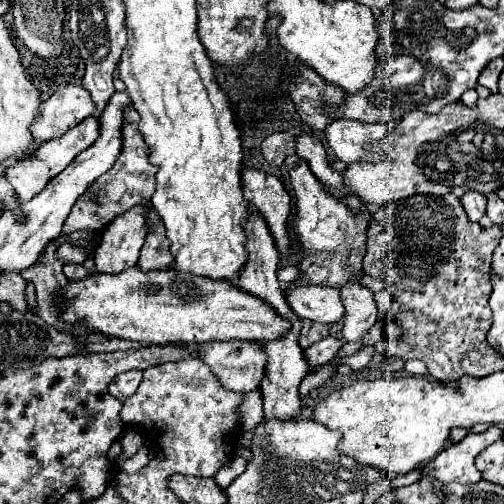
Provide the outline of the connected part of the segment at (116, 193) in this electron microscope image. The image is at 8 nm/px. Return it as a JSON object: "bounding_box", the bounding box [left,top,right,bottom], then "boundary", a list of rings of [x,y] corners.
{"bounding_box":[64,106,156,236],"boundary":[[[130,106],[124,110],[124,124],[122,124],[122,152],[120,158],[116,160],[116,164],[110,168],[108,174],[100,176],[100,180],[96,180],[96,184],[92,184],[92,192],[96,192],[98,200],[88,200],[88,194],[80,196],[80,200],[76,200],[72,206],[72,212],[66,218],[64,224],[64,236],[68,232],[76,232],[76,230],[86,230],[92,228],[94,232],[104,230],[106,224],[116,218],[118,214],[122,214],[124,210],[130,210],[136,204],[146,204],[150,202],[150,196],[154,194],[156,182],[154,182],[154,174],[156,174],[156,166],[152,166],[148,162],[148,146],[144,144],[144,138],[140,136],[138,130],[138,122],[140,116],[138,112]]]}

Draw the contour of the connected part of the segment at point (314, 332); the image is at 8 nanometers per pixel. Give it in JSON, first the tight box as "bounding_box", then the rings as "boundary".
{"bounding_box":[300,320,330,348],"boundary":[[[302,320],[302,330],[300,330],[300,344],[304,344],[304,348],[312,346],[314,342],[326,338],[330,334],[330,328],[326,324],[314,324],[314,322],[306,322]]]}

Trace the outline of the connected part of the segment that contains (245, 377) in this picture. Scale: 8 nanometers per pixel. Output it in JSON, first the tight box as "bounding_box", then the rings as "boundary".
{"bounding_box":[182,342,266,394],"boundary":[[[210,342],[210,344],[182,344],[182,346],[210,366],[210,370],[214,372],[214,376],[218,376],[224,390],[244,394],[256,390],[260,380],[264,378],[266,354],[254,342]]]}

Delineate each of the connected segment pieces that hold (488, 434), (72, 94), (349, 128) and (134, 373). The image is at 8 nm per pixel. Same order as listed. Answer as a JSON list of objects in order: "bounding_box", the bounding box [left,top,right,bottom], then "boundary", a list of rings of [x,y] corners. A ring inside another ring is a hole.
[{"bounding_box":[424,426,502,484],"boundary":[[[490,426],[482,434],[468,432],[466,438],[460,442],[440,450],[434,460],[424,466],[424,476],[432,476],[444,484],[460,482],[460,484],[474,484],[480,482],[480,470],[474,466],[474,458],[490,444],[502,438],[502,428]]]},{"bounding_box":[24,86,94,154],"boundary":[[[66,86],[52,94],[40,106],[40,116],[34,120],[30,132],[34,144],[28,146],[24,154],[30,154],[34,148],[44,144],[46,140],[60,138],[70,128],[88,118],[94,110],[90,94],[82,86]]]},{"bounding_box":[324,118,392,164],"boundary":[[[338,118],[324,130],[328,146],[332,152],[344,160],[346,164],[356,160],[368,160],[368,152],[364,152],[366,144],[372,144],[388,134],[392,124],[382,122],[360,122]]]},{"bounding_box":[110,370,142,402],"boundary":[[[128,370],[124,374],[118,374],[110,384],[110,394],[124,402],[128,396],[132,396],[142,380],[142,370]]]}]

